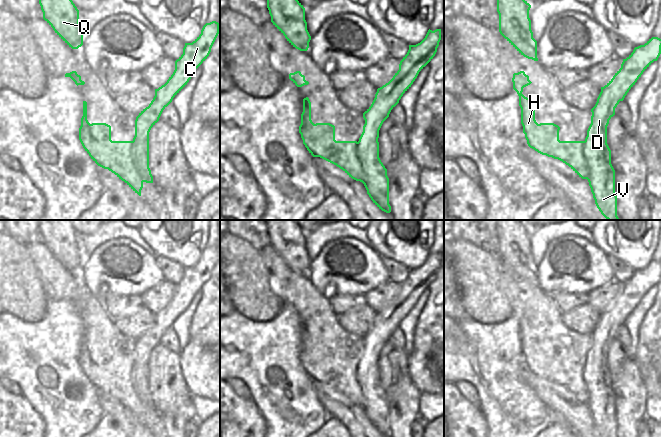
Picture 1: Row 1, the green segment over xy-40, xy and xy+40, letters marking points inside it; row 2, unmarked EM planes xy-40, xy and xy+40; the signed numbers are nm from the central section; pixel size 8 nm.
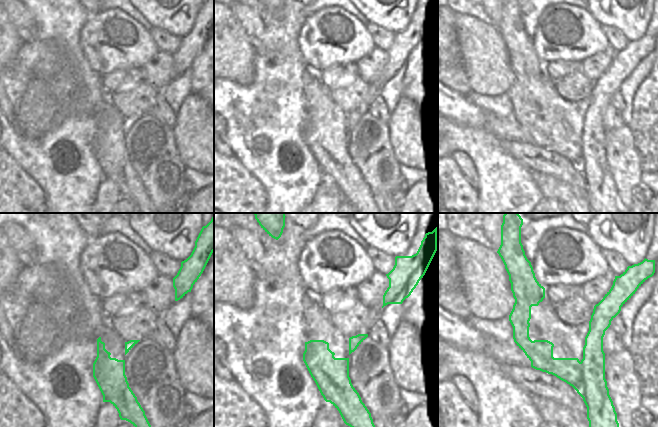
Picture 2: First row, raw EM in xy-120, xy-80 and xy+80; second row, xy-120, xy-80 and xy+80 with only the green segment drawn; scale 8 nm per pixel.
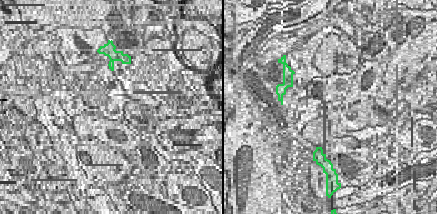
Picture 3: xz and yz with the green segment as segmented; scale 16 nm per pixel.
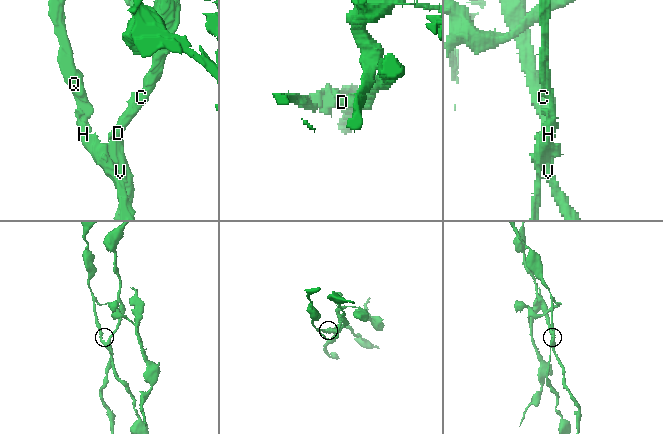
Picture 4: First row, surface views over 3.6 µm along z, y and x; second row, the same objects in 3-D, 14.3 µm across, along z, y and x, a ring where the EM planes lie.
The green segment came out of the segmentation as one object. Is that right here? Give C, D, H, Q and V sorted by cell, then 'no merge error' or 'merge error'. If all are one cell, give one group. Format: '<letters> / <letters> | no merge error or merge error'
C D V / H Q | merge error

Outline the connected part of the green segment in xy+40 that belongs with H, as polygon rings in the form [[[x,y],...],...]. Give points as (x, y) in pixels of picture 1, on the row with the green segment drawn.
[[[524,71],[513,74],[513,89],[519,96],[521,124],[530,148],[542,155],[558,159],[568,165],[579,177],[587,179],[589,171],[585,159],[585,141],[560,141],[560,127],[554,123],[540,123],[535,120],[535,102],[525,97],[523,88],[532,82]]]

